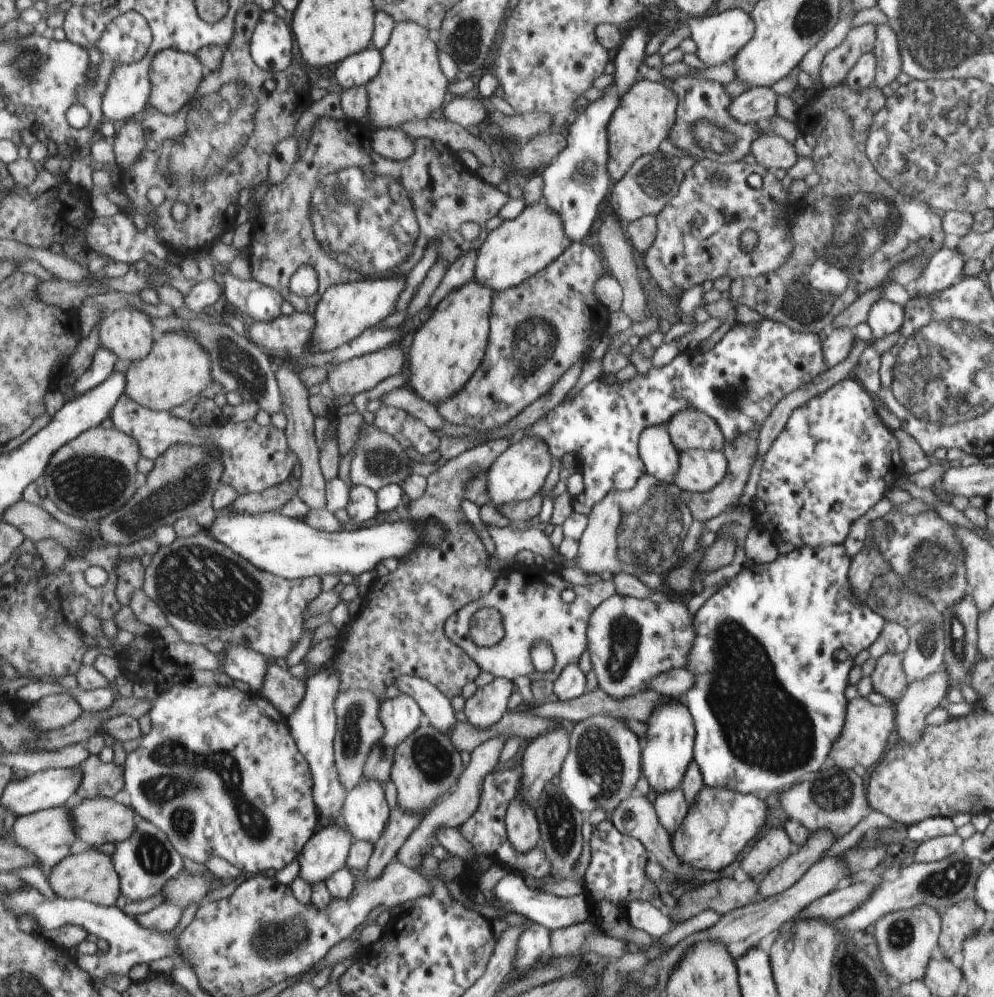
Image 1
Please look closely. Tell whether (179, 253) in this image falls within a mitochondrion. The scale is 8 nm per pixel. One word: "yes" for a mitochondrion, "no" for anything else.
no

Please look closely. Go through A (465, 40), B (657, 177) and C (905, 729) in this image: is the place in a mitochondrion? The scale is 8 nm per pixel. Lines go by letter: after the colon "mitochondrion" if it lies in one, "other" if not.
A: mitochondrion
B: mitochondrion
C: other

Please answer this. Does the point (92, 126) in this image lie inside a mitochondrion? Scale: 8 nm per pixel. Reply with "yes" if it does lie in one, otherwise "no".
no

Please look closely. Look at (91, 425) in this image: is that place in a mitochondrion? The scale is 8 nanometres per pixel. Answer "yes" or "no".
no

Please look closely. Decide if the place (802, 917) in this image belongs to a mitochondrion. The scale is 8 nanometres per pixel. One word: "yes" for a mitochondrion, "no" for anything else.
no

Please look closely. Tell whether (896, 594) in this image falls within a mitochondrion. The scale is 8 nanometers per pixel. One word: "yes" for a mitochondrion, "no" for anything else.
yes

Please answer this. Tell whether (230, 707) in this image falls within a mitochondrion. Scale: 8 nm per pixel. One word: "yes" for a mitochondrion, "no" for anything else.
no

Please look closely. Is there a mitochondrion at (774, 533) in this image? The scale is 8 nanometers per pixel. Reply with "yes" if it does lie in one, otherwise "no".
no

